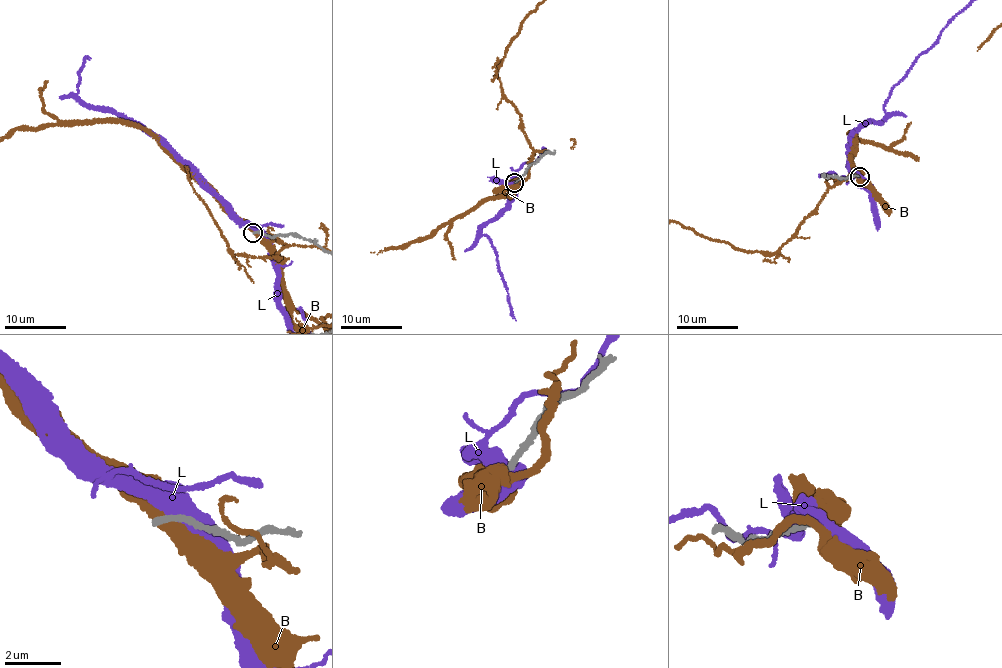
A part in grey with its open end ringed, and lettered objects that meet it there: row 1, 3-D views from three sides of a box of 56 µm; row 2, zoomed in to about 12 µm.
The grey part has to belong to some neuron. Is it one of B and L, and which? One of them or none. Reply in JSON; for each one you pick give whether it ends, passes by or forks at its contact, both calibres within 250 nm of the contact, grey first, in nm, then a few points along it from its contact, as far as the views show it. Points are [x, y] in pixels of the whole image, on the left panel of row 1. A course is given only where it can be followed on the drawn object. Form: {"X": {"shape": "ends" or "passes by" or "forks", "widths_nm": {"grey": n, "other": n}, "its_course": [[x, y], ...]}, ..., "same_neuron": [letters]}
{"same_neuron": []}

